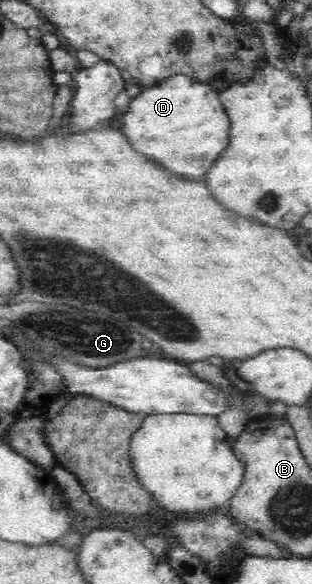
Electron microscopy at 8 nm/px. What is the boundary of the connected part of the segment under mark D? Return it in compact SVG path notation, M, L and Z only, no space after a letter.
M182 74L169 77L159 87L143 89L138 96L132 98L123 117L123 133L127 135L127 139L139 153L151 157L165 169L189 181L197 181L201 177L206 177L215 162L229 149L227 145L231 145L230 119L220 100L219 90L215 90L206 82L194 81L191 77Z

